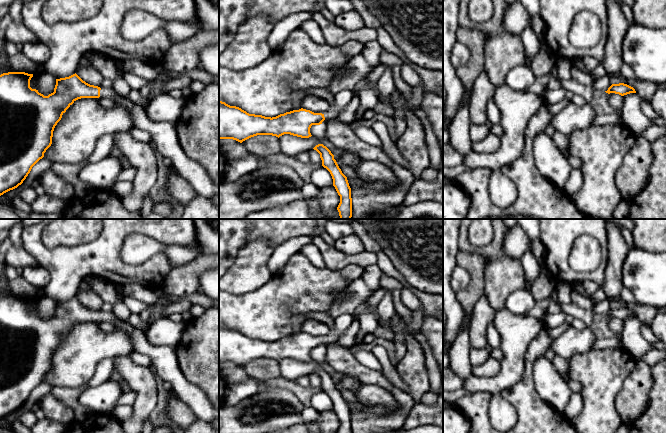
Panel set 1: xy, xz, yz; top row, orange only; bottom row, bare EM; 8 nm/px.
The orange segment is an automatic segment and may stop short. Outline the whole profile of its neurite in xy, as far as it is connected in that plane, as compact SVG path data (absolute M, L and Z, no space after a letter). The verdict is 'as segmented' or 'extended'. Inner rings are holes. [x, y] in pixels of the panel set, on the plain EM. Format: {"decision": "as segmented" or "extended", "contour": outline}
{"decision": "extended", "contour": "M8 296L0 299L0 420L17 412L23 407L32 391L44 381L52 368L53 355L66 334L81 322L109 322L115 328L123 330L133 341L134 349L151 359L154 373L164 382L172 385L173 391L190 407L198 420L219 420L219 409L209 401L206 393L190 384L184 377L176 355L176 347L152 345L143 332L112 312L100 312L83 305L76 297L56 303L54 316L48 320L30 311L33 298Z"}

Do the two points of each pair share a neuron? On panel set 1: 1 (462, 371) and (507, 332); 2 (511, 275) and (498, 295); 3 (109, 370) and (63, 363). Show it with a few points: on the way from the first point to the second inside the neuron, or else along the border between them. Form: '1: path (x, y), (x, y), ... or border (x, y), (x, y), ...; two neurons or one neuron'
1: border (472, 375), (465, 379); two neurons
2: path (506, 280), (498, 290); one neuron
3: border (114, 357), (103, 358), (86, 384); two neurons

